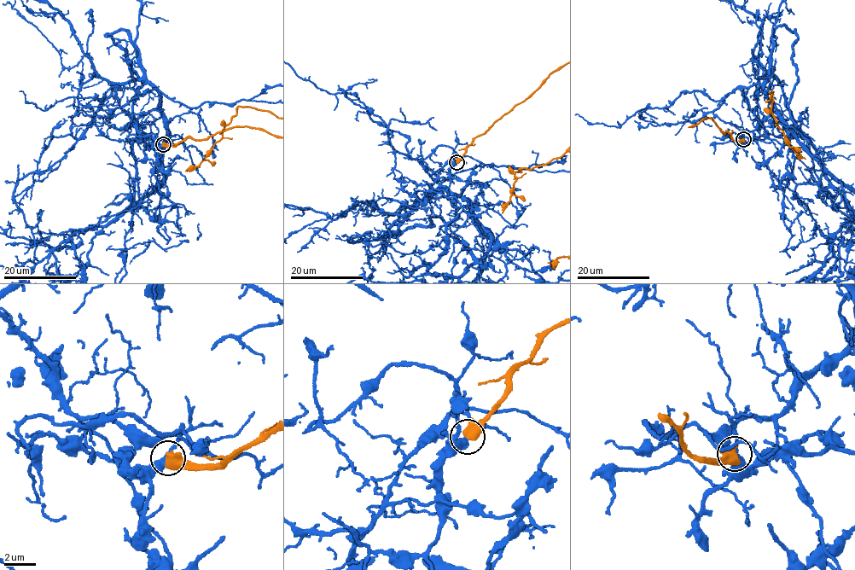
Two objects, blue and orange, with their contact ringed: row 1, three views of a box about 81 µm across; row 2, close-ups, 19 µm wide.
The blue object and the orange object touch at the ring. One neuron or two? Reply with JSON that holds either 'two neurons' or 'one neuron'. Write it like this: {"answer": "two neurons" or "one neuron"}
{"answer": "two neurons"}

